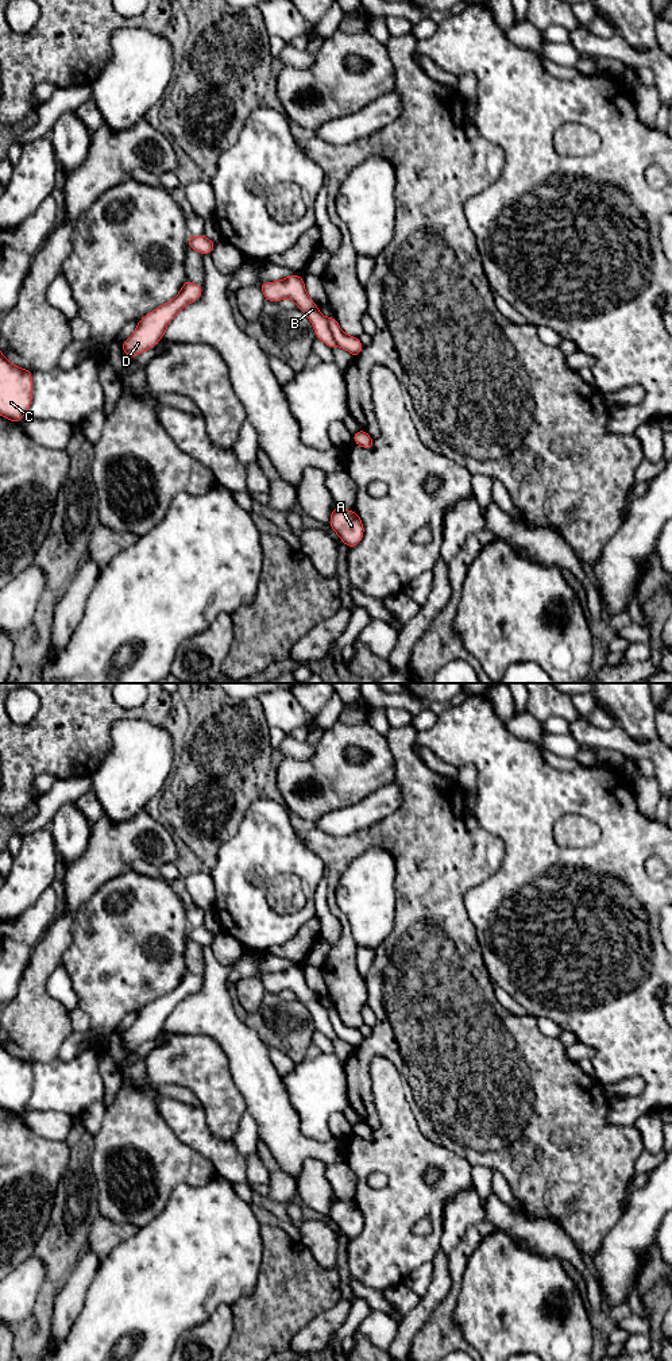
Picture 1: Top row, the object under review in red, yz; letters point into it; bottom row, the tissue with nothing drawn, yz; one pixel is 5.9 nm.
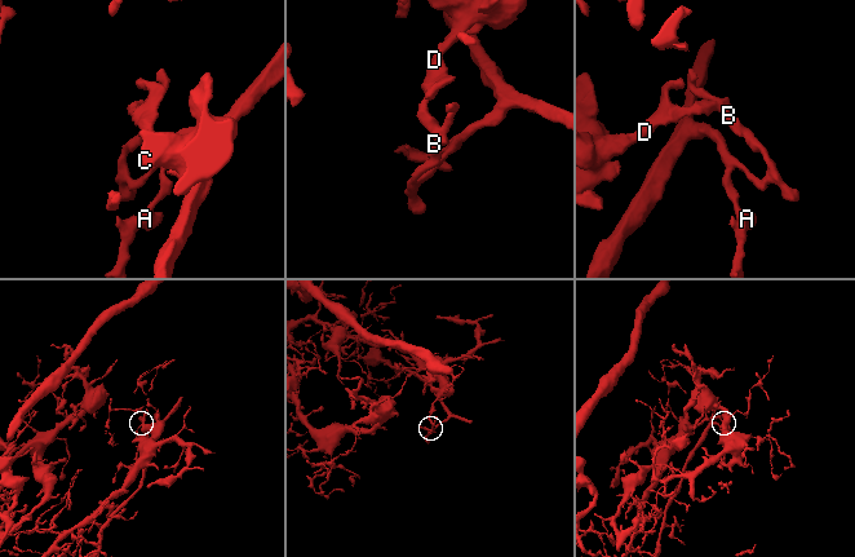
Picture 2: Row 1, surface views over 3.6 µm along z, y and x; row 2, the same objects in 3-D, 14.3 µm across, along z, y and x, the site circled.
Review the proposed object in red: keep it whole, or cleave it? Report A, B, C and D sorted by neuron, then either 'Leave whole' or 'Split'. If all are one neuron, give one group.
Groups: A / B C D. Split

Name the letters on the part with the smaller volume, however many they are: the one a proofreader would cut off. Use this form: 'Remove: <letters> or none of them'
Remove: A

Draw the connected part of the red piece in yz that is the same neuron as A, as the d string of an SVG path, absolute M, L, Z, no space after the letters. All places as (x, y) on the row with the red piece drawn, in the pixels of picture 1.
M335 506L331 512L329 527L348 548L356 547L364 536L362 518L355 509Z

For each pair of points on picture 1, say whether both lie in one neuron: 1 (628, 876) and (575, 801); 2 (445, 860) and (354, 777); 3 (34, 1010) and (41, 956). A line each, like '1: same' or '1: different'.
1: same
2: different
3: same

